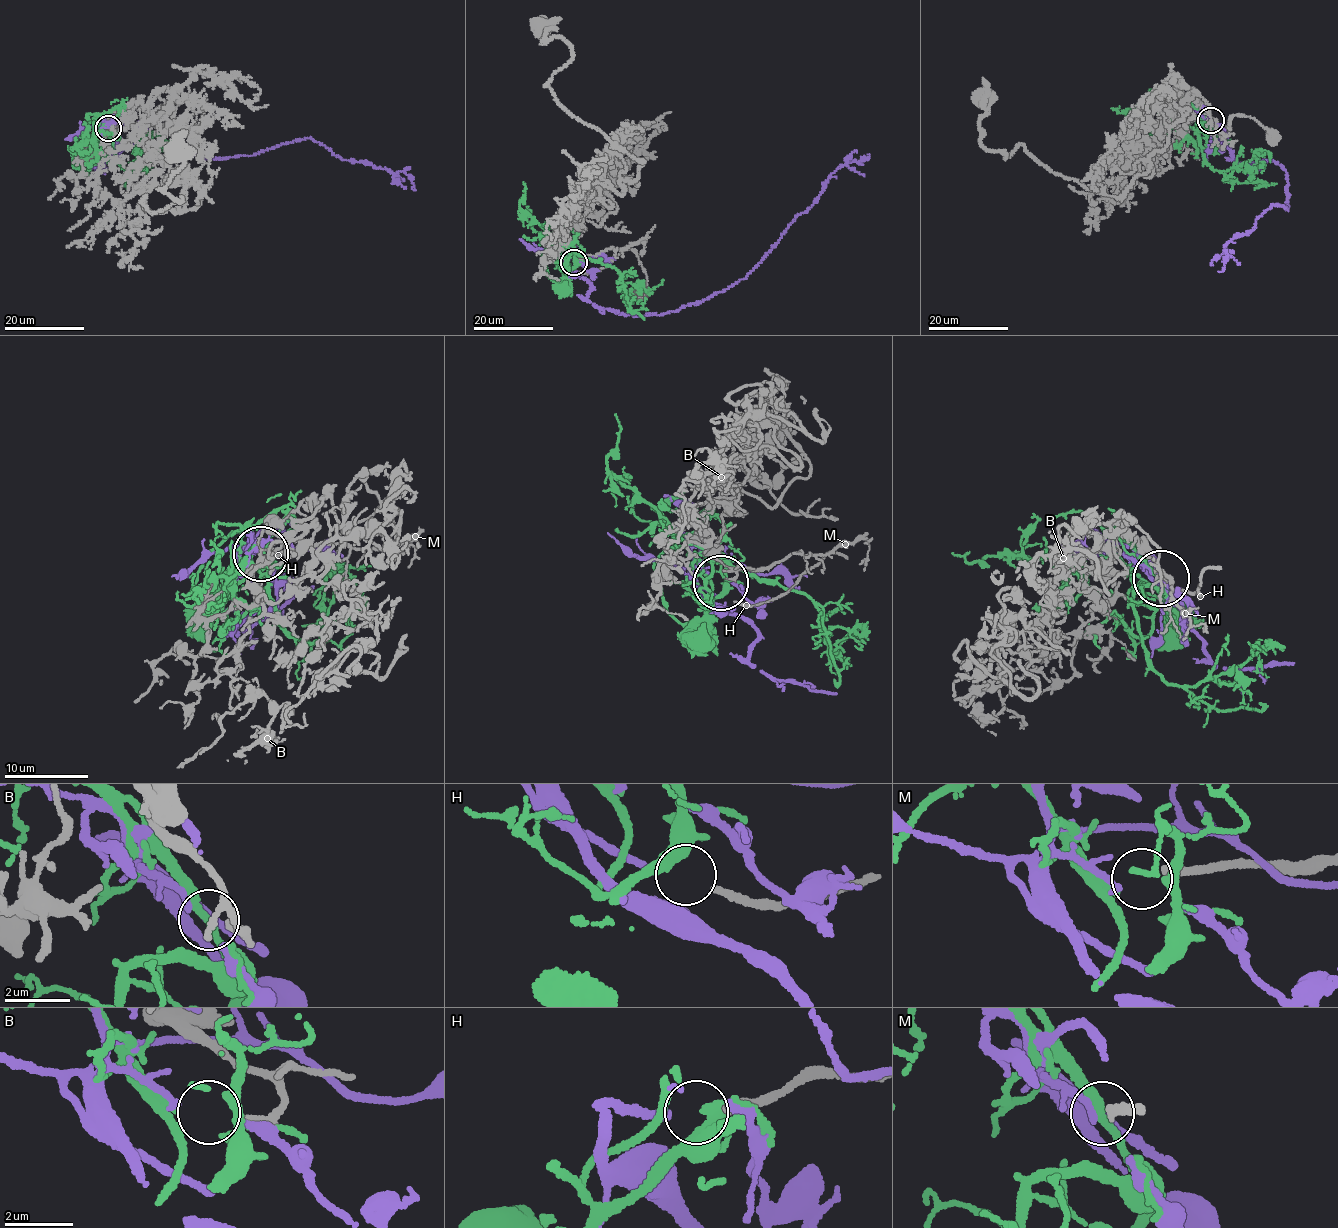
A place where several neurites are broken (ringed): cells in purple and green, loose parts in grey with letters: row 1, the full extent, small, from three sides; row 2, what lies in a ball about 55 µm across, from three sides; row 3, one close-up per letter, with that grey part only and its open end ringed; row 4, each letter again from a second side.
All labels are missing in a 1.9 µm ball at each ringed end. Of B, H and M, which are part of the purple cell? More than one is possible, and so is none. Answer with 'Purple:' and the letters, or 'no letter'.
Purple: H

